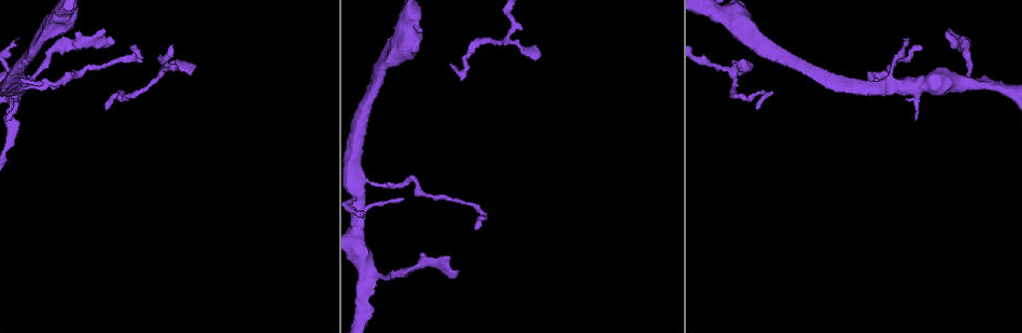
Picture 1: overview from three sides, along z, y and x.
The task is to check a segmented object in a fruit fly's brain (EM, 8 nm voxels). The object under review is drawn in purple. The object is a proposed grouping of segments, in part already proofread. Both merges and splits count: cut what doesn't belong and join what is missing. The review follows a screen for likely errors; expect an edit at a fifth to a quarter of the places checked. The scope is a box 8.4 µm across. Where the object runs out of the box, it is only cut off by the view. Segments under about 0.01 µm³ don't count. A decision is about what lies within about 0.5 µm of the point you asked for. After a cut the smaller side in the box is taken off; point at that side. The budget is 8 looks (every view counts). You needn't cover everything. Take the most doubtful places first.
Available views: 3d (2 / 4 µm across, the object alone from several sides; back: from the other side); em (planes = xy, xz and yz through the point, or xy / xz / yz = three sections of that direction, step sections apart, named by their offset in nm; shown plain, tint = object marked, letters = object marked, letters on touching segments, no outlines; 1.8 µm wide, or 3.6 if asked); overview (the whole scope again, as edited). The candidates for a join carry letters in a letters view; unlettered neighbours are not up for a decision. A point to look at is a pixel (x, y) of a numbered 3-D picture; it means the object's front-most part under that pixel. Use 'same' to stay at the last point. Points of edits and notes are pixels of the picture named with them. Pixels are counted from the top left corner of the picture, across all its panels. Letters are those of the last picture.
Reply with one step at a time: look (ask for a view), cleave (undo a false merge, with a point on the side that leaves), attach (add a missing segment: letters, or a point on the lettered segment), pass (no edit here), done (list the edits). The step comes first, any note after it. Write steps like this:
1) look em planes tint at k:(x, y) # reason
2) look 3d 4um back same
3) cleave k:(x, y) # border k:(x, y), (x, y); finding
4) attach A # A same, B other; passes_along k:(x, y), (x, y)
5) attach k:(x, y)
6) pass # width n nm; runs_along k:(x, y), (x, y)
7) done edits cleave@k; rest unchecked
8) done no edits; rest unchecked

look 3d 4um at 1:(107, 109) # branch stops here

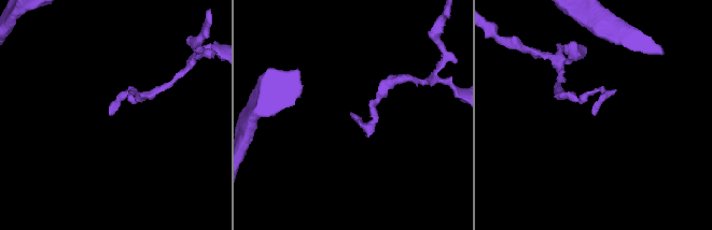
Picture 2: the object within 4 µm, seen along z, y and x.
look em yz step 8 letters at 2:(353, 113) # now the EM

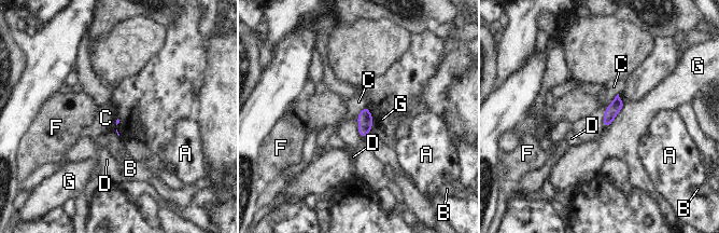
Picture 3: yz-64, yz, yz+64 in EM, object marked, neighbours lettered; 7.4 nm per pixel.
pass # A other, B other, C other, D other, F other, G other; none of them fits

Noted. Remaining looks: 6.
look em planes letters at 1:(475, 230)

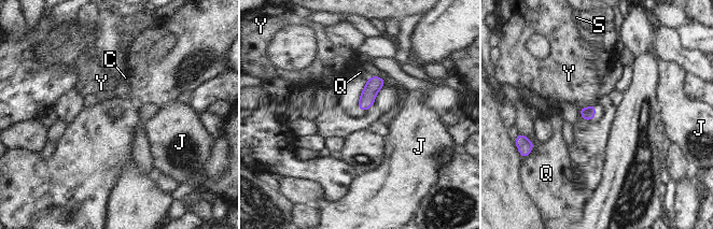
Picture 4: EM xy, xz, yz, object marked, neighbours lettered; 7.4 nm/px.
pass # longest_contact Y 110 nm; C other, J other, Q other, S other, Y other; border 4:(592, 103), (588, 106), (579, 108); none of them fits

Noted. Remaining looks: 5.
look em xz step 8 tint at 1:(363, 213)

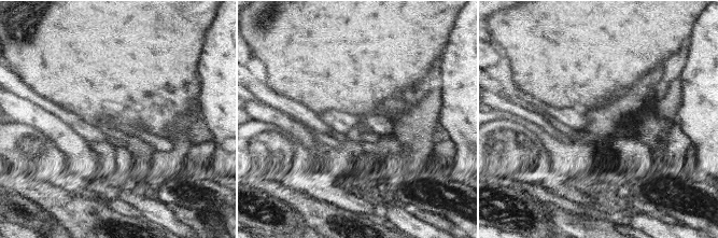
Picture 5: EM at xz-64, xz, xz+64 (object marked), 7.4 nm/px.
look em planes letters same # another direction

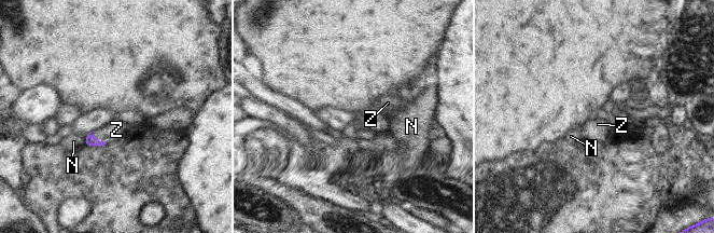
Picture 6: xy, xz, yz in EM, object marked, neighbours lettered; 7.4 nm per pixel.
attach Z # N other, Z same; passes_along 6:(89, 140), (97, 139), (116, 129); it goes on there

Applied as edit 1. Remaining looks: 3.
done edits attach@6; rest unchecked

